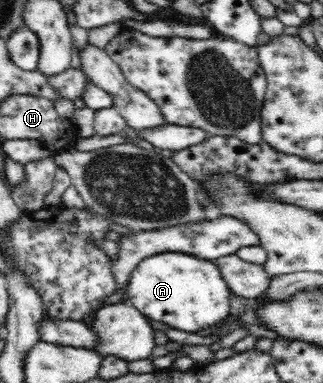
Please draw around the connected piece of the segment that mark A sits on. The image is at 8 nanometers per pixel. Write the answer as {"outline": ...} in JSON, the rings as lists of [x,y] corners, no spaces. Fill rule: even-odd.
{"outline":[[[183,252],[154,253],[141,260],[132,269],[125,292],[128,302],[144,316],[184,332],[196,332],[220,322],[231,307],[229,286],[214,261]]]}

